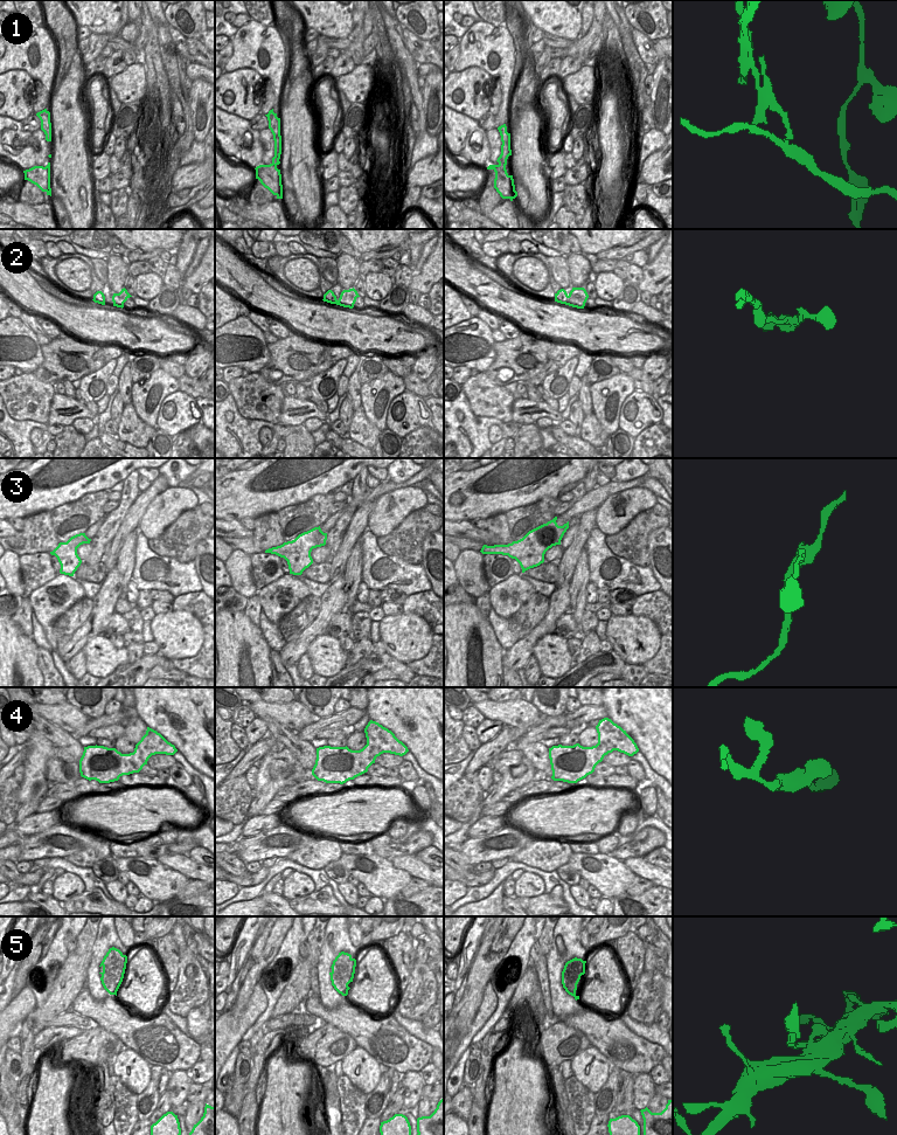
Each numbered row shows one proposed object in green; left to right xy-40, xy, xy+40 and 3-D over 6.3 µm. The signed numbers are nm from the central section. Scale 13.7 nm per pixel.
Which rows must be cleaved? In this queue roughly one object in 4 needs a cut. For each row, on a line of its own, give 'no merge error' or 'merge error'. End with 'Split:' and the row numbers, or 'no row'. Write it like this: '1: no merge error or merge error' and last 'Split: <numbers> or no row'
1: merge error
2: no merge error
3: no merge error
4: no merge error
5: merge error
Split: 1, 5

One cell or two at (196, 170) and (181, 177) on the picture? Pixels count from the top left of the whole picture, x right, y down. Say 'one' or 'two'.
one

